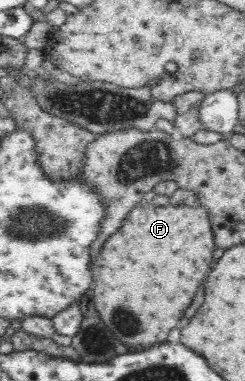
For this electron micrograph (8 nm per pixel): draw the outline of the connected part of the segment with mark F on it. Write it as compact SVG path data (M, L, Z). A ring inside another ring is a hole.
M142 202L136 207L132 207L129 213L122 220L122 224L115 229L112 235L107 237L102 245L102 250L96 258L95 266L91 269L92 273L92 298L94 298L94 304L96 304L96 310L100 314L100 318L104 320L104 324L114 332L114 336L126 344L156 344L156 342L162 342L168 338L168 330L172 330L176 326L176 320L182 318L182 312L190 306L202 278L206 276L212 260L214 260L214 231L213 224L210 222L210 211L208 208L202 205L172 205L168 203L165 206L154 206L154 204L148 202Z

